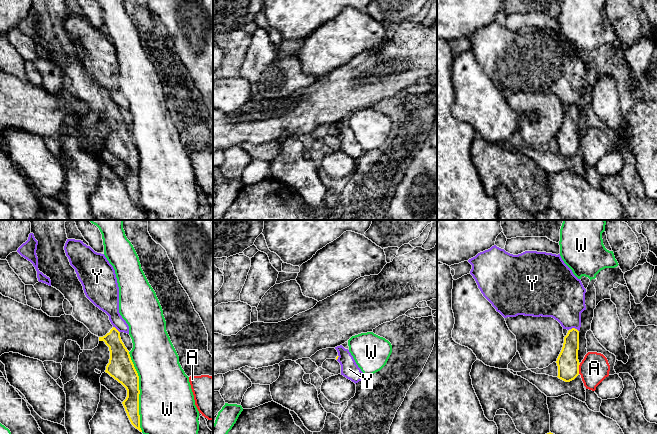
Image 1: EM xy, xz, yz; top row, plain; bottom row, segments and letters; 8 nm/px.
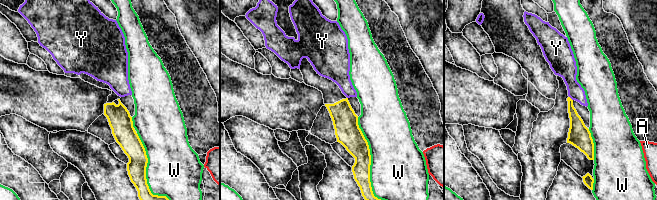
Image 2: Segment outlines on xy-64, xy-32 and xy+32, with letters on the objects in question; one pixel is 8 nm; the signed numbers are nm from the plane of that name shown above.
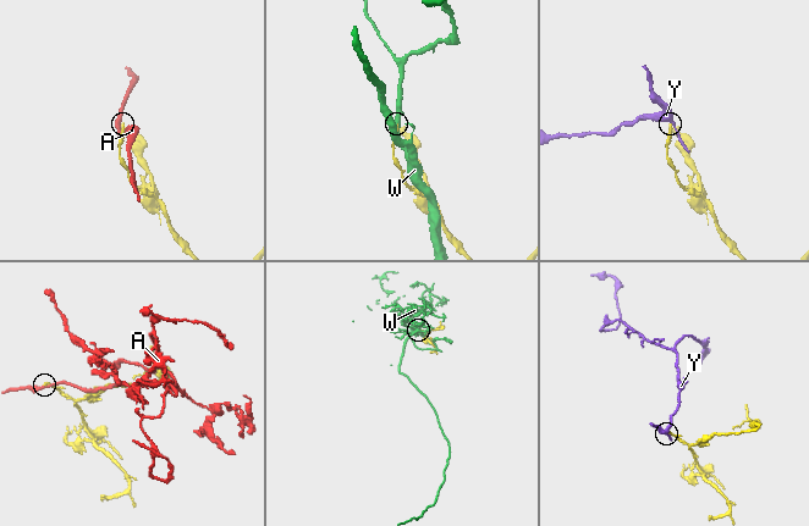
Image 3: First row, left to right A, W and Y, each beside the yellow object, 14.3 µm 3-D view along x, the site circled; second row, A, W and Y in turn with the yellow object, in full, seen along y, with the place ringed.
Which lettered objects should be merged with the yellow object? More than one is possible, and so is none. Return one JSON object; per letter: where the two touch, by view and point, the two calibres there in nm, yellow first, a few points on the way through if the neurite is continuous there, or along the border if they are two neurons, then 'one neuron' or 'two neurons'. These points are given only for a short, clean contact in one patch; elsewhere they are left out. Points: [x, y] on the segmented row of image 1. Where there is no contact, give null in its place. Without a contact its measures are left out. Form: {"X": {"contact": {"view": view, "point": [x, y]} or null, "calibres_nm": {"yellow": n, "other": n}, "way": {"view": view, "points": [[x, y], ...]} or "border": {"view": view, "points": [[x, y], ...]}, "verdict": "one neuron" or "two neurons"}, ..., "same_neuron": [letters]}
{"A": {"contact": {"view": "yz", "point": [578, 368]}, "calibres_nm": {"yellow": 180, "other": 240}, "border": {"view": "yz", "points": [[580, 363], [578, 373]]}, "verdict": "two neurons"}, "W": {"contact": {"view": "xy", "point": [139, 392]}, "calibres_nm": {"yellow": 200, "other": 440}, "verdict": "two neurons"}, "Y": {"contact": {"view": "yz", "point": [574, 328]}, "calibres_nm": {"yellow": 160, "other": 340}, "border": {"view": "yz", "points": [[571, 328], [575, 328], [578, 331]]}, "verdict": "two neurons"}, "same_neuron": []}

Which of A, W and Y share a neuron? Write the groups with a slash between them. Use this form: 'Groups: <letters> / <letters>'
Groups: A / W / Y

